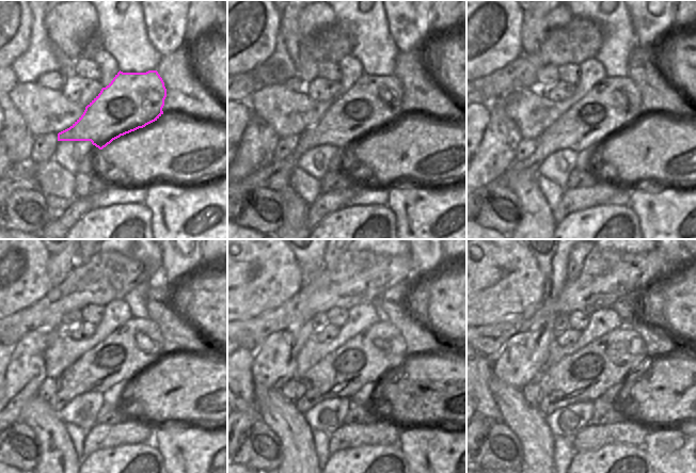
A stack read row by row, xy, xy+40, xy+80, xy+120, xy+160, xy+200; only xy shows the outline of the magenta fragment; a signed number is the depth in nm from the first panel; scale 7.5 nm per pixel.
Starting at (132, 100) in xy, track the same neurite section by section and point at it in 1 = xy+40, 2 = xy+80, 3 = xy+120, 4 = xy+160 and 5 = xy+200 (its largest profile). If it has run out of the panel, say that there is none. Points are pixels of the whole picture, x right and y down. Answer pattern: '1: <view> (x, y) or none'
1: xy+40 (374, 103)
2: xy+80 (614, 104)
3: xy+120 (137, 345)
4: xy+160 (370, 357)
5: xy+200 (611, 360)

